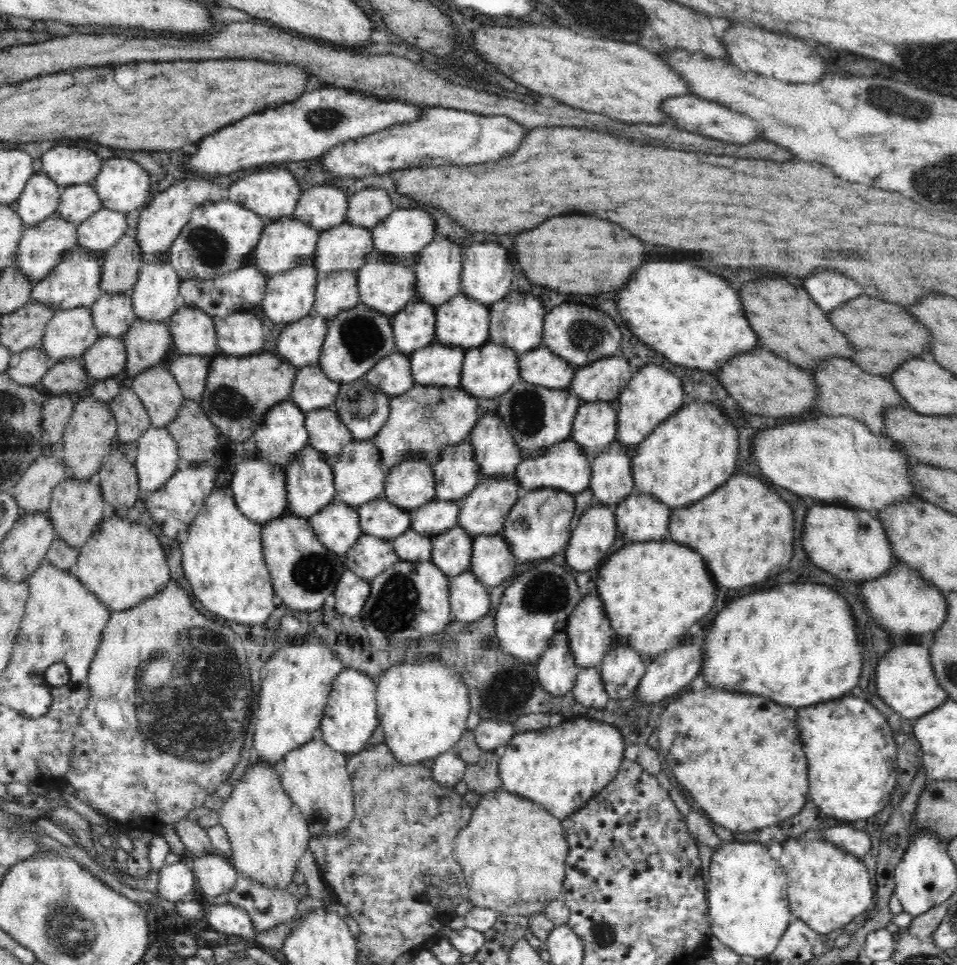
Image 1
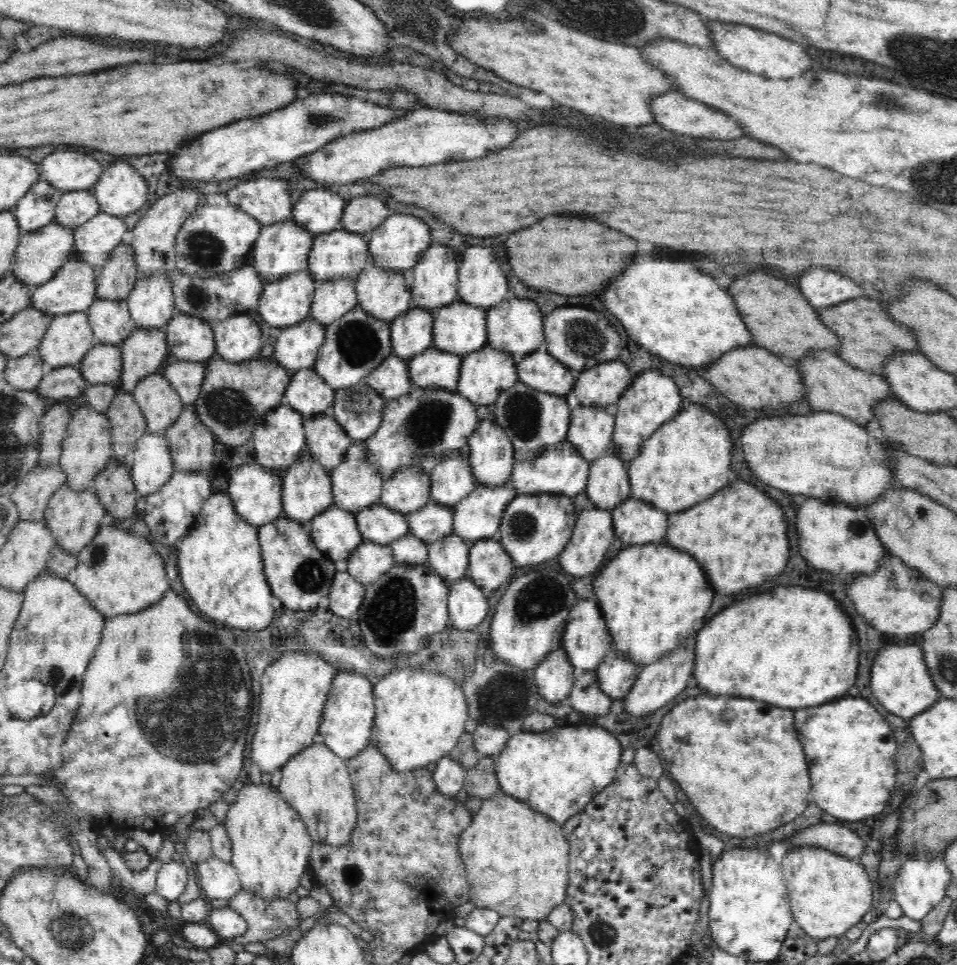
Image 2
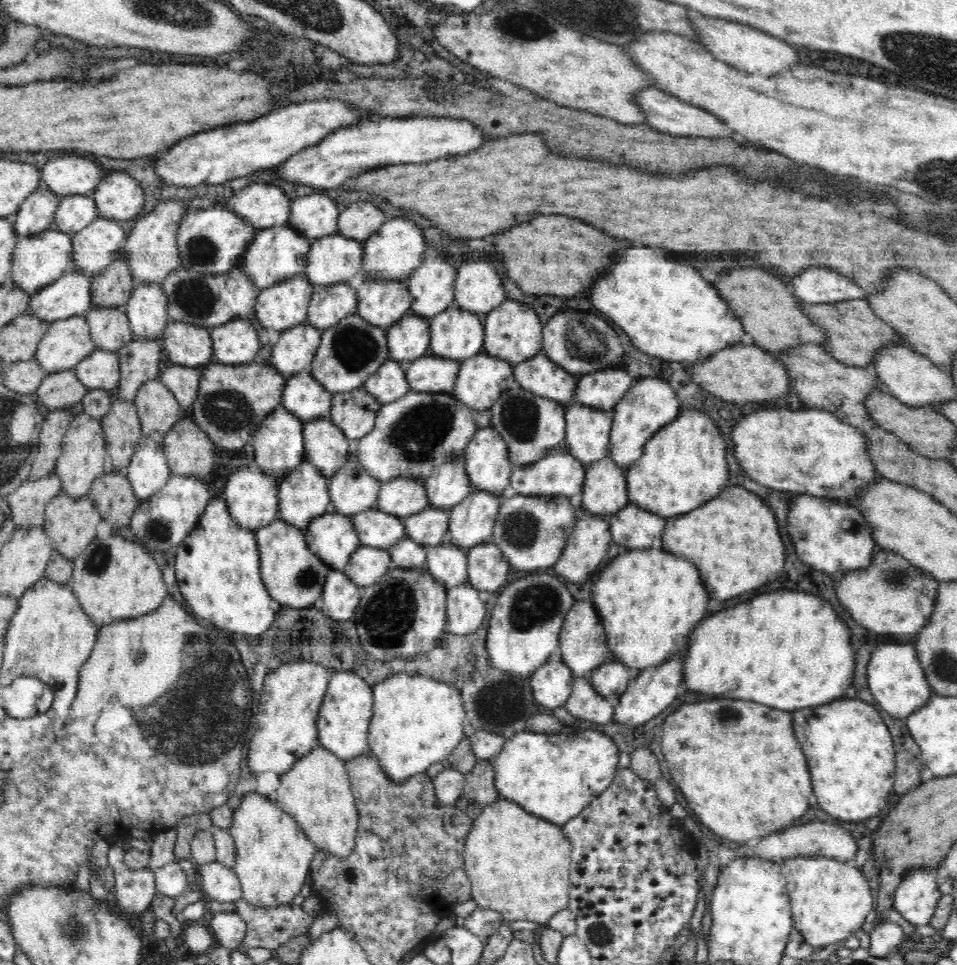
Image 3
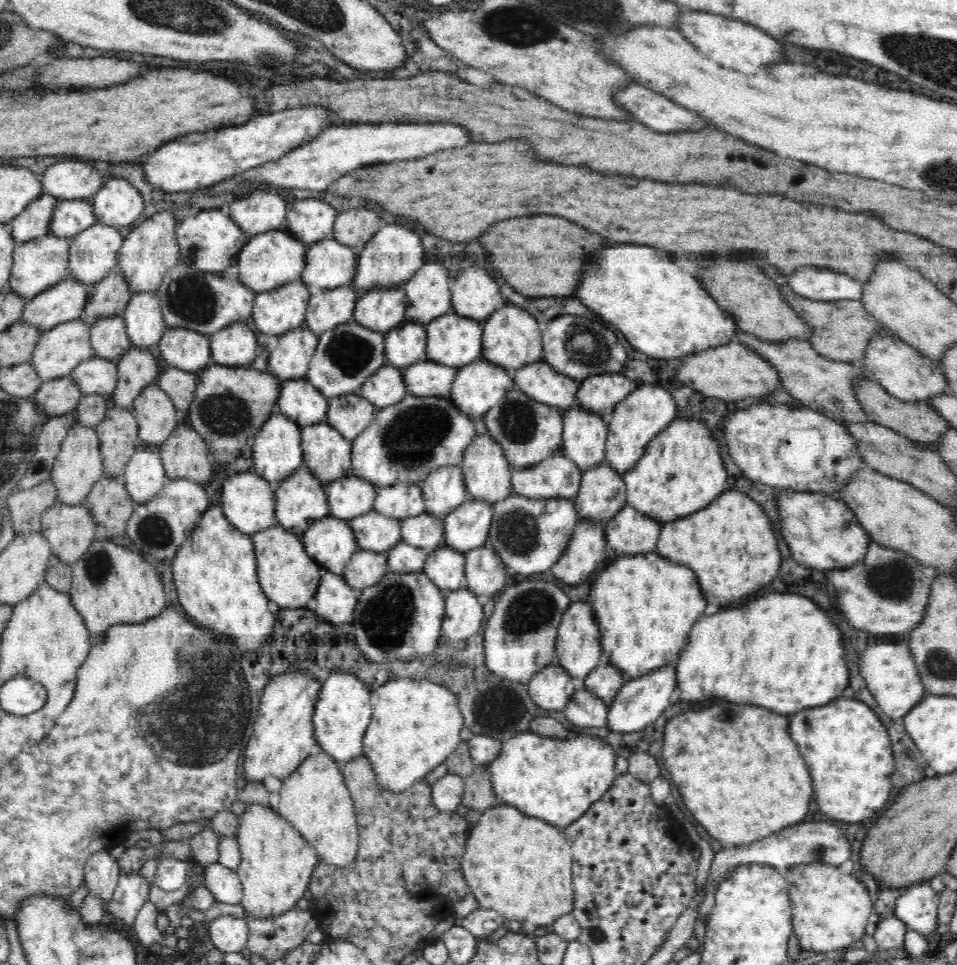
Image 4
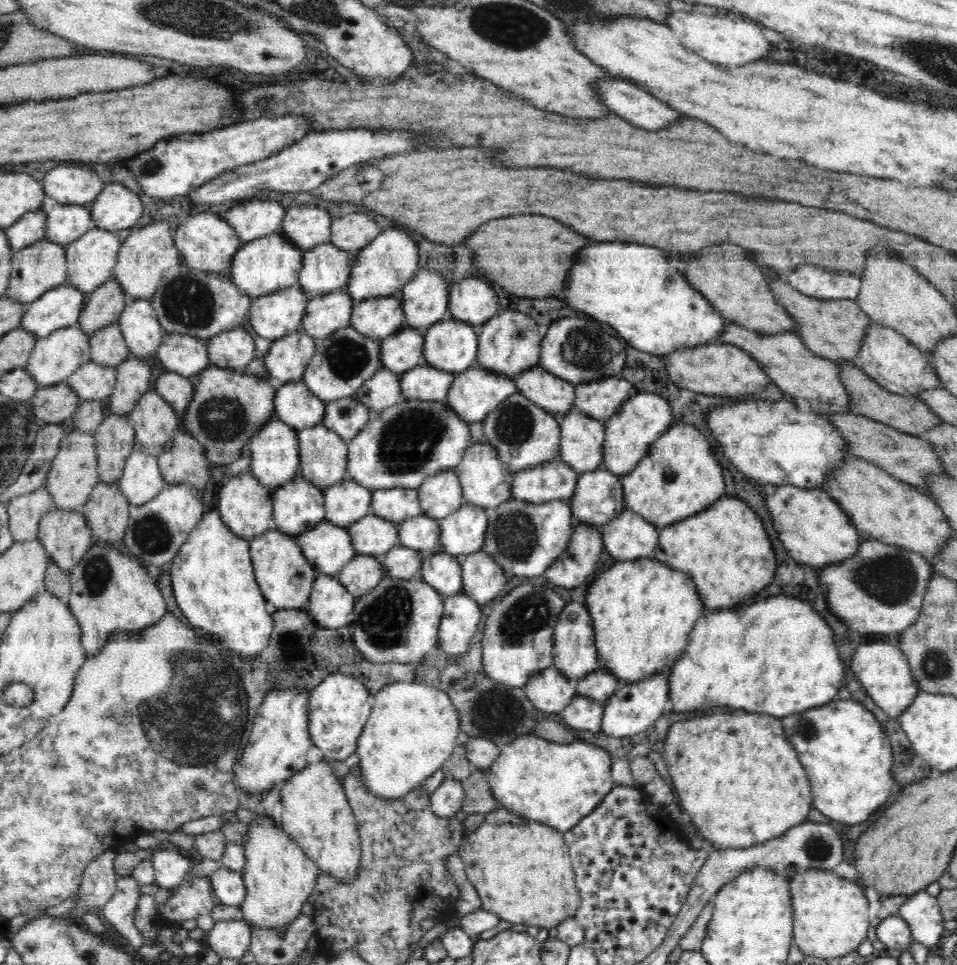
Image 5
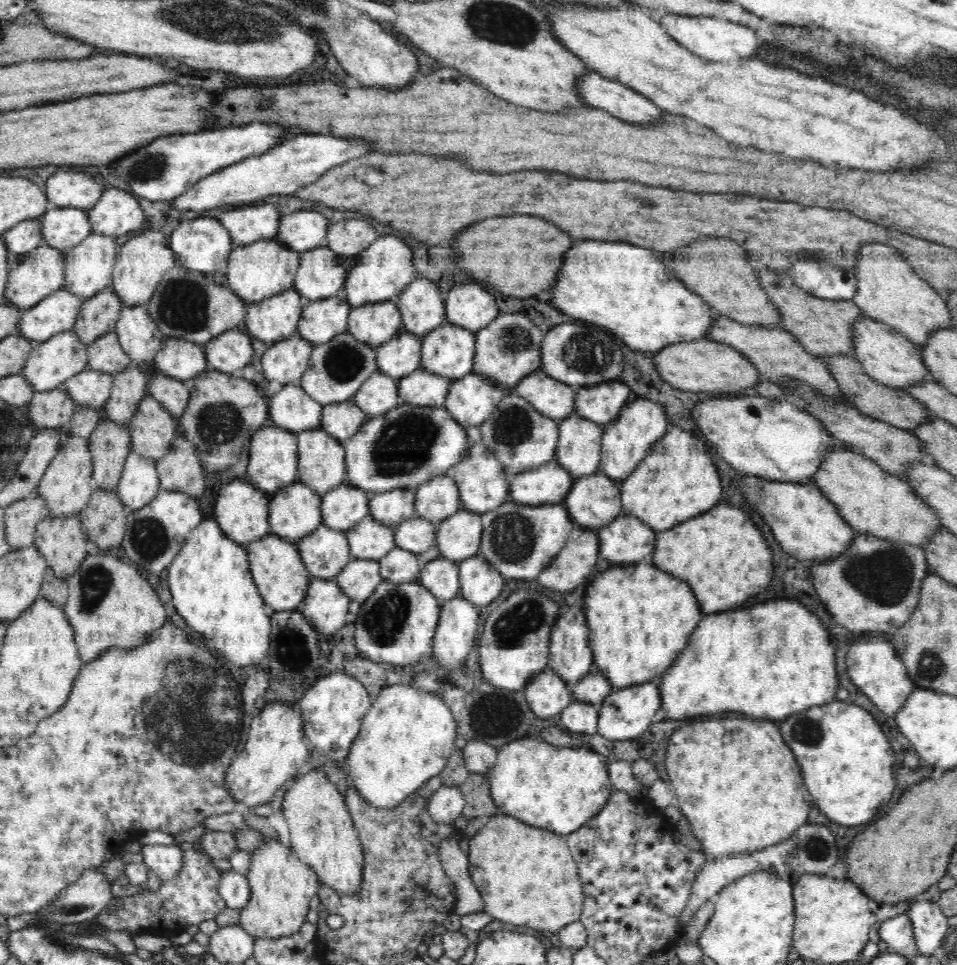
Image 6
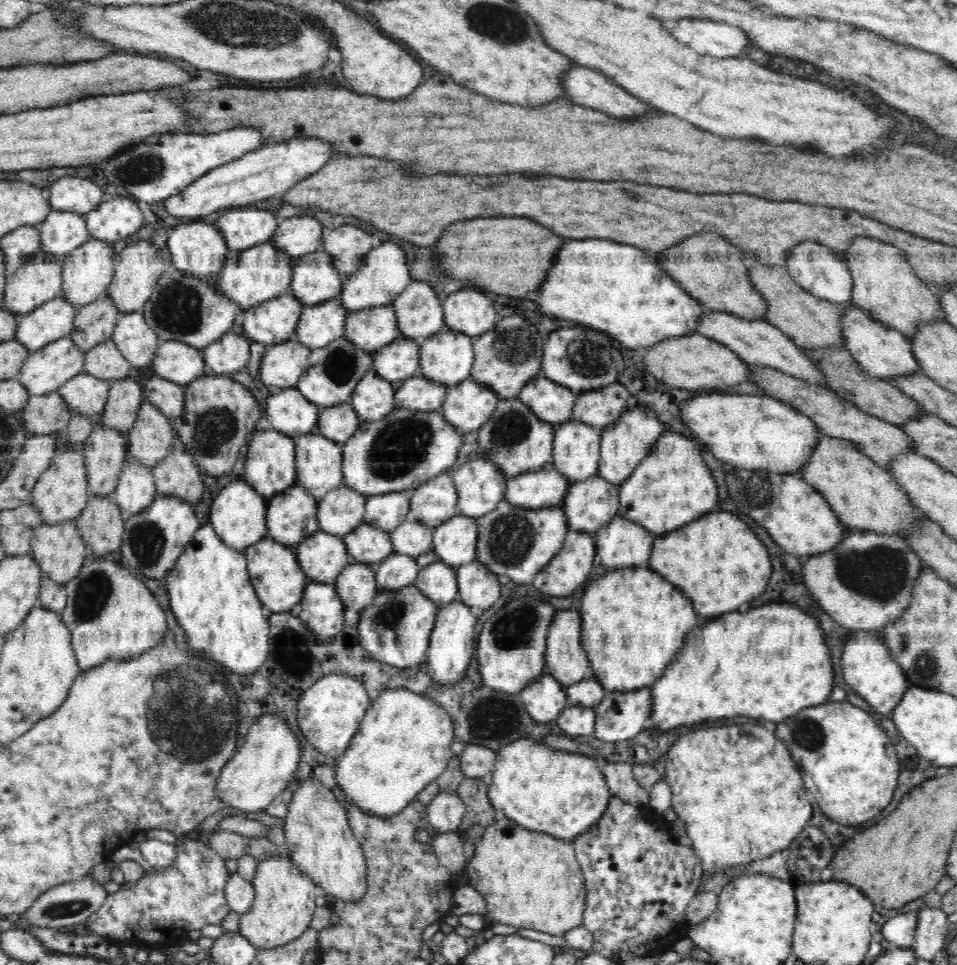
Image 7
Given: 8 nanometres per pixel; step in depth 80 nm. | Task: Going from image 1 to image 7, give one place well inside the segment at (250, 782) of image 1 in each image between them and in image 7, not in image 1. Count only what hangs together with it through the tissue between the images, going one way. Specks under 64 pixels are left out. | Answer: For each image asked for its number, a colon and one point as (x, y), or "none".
2: (270, 844)
3: (273, 855)
4: (276, 866)
5: (279, 877)
6: (282, 886)
7: (285, 898)

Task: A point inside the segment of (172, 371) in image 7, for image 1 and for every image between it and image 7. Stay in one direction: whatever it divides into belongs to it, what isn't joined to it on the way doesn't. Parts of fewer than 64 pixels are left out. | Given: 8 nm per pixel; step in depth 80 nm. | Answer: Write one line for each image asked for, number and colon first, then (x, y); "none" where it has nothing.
1: (193, 332)
2: (190, 338)
3: (188, 345)
4: (188, 350)
5: (187, 355)
6: (182, 359)

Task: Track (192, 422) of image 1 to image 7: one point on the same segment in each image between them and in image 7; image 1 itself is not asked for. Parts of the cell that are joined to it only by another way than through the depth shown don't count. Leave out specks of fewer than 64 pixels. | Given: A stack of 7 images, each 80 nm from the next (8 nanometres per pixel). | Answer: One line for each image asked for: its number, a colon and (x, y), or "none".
2: (192, 444)
3: (189, 451)
4: (184, 454)
5: (183, 461)
6: (180, 469)
7: (177, 475)

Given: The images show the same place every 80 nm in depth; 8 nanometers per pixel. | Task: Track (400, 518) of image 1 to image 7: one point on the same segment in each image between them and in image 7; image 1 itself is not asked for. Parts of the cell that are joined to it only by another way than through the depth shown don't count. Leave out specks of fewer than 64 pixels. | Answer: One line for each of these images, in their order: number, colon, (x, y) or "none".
2: (379, 524)
3: (375, 528)
4: (375, 532)
5: (371, 535)
6: (369, 540)
7: (365, 544)

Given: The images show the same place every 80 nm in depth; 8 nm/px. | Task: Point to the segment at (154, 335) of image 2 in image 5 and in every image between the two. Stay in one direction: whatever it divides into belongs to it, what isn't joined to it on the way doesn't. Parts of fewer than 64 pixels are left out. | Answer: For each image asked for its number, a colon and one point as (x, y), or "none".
3: (140, 359)
4: (137, 369)
5: (133, 375)

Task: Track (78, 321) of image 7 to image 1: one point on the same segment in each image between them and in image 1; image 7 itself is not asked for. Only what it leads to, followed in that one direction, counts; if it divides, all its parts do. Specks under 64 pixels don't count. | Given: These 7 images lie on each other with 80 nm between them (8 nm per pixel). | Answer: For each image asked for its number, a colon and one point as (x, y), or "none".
1: (121, 263)
2: (116, 278)
3: (112, 289)
4: (107, 298)
5: (104, 306)
6: (98, 315)

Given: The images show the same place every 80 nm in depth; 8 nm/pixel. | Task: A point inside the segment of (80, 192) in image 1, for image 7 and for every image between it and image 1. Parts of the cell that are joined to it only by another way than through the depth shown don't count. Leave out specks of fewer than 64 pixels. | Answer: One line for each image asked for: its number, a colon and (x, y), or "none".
2: (74, 208)
3: (74, 212)
4: (70, 217)
5: (66, 222)
6: (62, 227)
7: (61, 232)

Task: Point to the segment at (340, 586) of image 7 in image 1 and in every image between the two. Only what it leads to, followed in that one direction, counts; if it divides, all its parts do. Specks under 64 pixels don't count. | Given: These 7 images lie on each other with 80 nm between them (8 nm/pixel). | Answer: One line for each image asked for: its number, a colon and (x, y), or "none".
1: (370, 556)
2: (368, 561)
3: (368, 564)
4: (365, 569)
5: (363, 573)
6: (359, 579)

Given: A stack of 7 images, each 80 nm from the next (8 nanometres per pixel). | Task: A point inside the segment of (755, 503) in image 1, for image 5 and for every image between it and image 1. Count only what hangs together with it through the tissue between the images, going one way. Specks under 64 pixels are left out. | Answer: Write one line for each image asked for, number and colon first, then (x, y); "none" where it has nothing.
2: (740, 533)
3: (733, 540)
4: (703, 541)
5: (726, 550)

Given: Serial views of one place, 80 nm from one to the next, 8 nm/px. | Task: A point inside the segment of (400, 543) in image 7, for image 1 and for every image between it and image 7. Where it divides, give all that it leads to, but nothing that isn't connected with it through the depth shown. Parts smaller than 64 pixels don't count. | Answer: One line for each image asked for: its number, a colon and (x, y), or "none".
1: (432, 519)
2: (434, 521)
3: (430, 526)
4: (426, 530)
5: (421, 532)
6: (416, 535)

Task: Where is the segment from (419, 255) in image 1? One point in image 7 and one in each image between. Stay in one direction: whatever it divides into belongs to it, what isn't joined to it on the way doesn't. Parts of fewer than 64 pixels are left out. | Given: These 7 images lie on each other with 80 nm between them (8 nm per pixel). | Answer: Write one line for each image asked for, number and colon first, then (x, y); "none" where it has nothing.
2: (434, 281)
3: (431, 286)
4: (428, 293)
5: (425, 299)
6: (422, 308)
7: (419, 312)

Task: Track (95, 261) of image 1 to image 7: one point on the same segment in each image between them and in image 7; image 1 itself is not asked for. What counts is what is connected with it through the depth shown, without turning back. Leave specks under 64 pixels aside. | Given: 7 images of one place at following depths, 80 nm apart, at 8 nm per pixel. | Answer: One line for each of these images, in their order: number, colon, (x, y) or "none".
2: (73, 289)
3: (70, 295)
4: (65, 302)
5: (61, 307)
6: (57, 313)
7: (54, 320)

